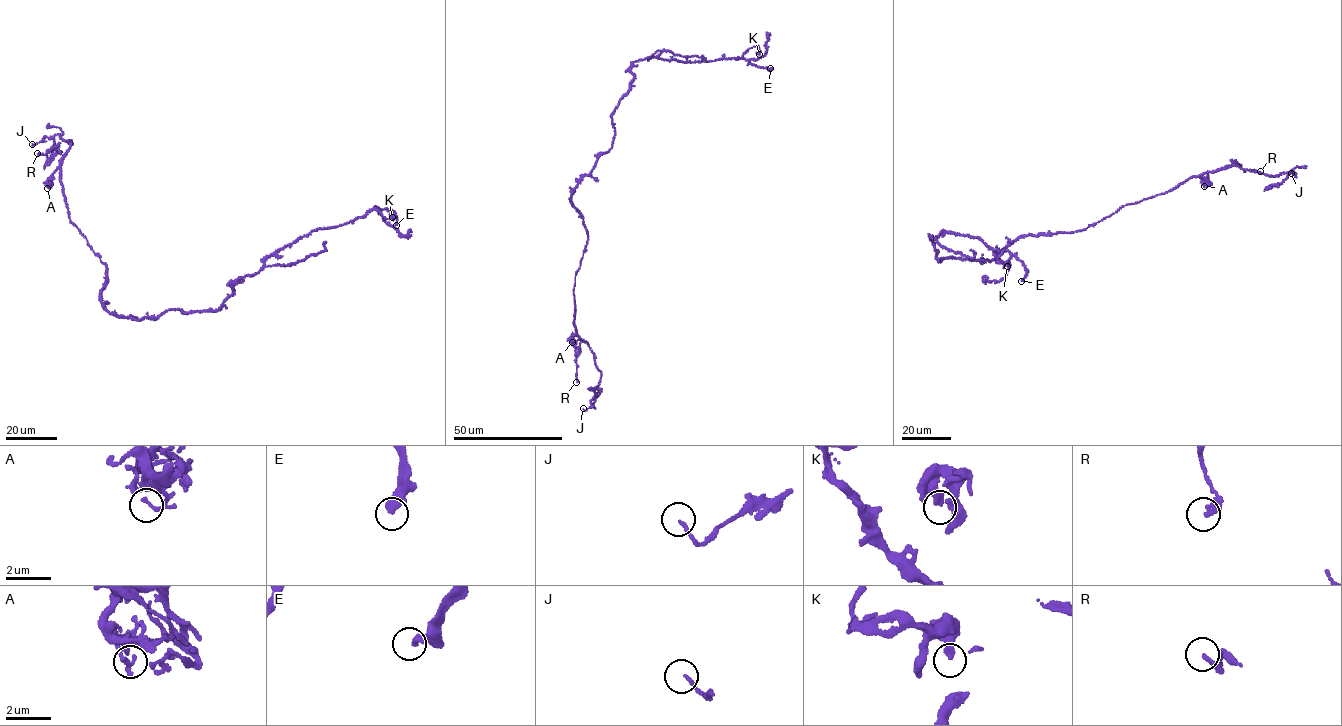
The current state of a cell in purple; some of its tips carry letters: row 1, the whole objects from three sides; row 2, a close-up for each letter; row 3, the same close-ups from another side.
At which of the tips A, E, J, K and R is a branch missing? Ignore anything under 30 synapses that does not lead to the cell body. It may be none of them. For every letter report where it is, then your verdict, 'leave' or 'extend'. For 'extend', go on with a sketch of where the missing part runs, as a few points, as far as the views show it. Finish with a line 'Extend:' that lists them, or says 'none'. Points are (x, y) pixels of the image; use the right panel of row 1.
A: (1204, 186) | leave
E: (1021, 281) | leave
J: (1291, 173) | leave
K: (1007, 266) | leave
R: (1260, 171) | leave
Extend: none

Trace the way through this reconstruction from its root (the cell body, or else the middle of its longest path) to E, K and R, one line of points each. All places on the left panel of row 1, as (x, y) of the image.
E: (132, 318), (213, 311), (272, 253), (372, 209), (391, 209), (396, 225)
K: (132, 318), (157, 318), (171, 309), (213, 311), (232, 294), (232, 283), (313, 230), (375, 209), (392, 217)
R: (132, 318), (102, 305), (106, 265), (69, 219), (58, 147), (37, 153)

